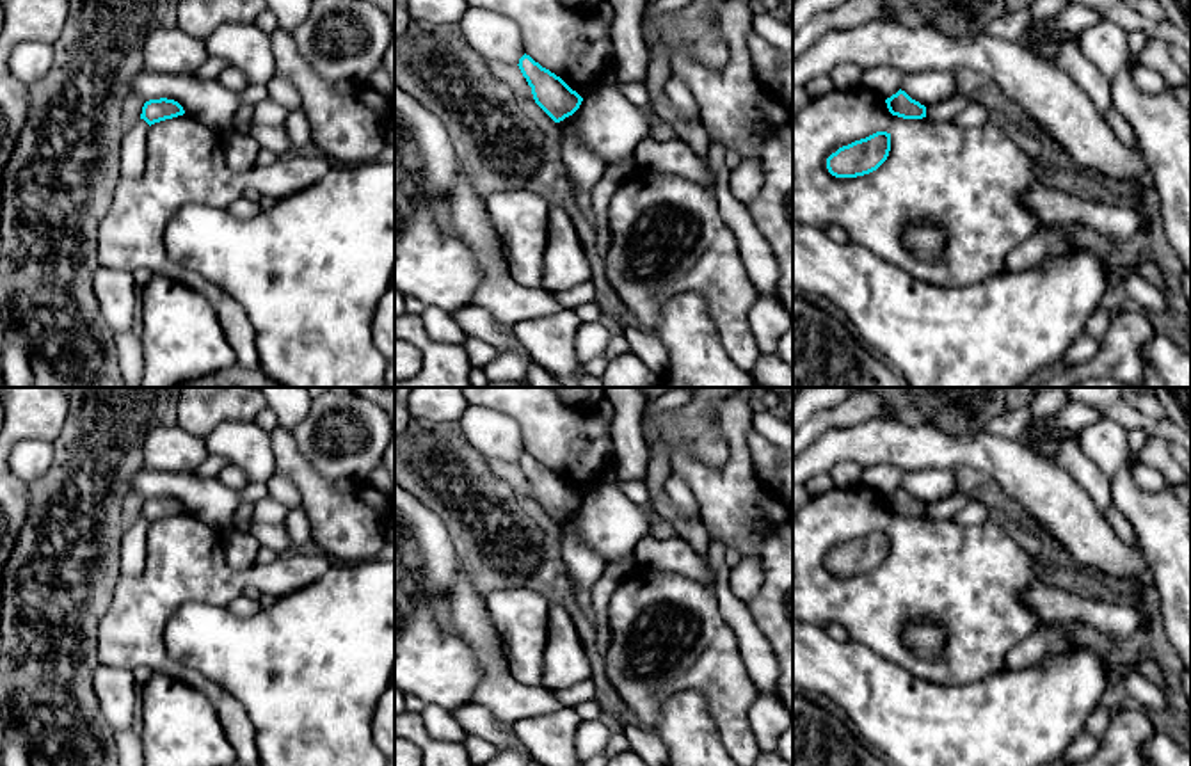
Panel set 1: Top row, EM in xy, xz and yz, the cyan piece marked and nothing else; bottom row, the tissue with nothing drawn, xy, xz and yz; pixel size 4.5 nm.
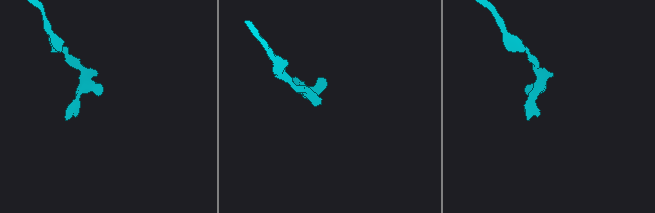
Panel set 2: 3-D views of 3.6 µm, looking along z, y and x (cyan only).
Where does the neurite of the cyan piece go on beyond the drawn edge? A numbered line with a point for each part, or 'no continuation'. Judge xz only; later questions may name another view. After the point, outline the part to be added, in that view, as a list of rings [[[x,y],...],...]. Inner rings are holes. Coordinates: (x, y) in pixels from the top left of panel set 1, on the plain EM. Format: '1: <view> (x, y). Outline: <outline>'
no continuation

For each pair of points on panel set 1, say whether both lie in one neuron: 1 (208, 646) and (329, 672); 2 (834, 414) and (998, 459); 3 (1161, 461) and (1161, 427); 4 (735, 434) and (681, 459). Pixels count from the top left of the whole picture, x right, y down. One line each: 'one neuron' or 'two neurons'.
1: one neuron
2: two neurons
3: two neurons
4: one neuron

